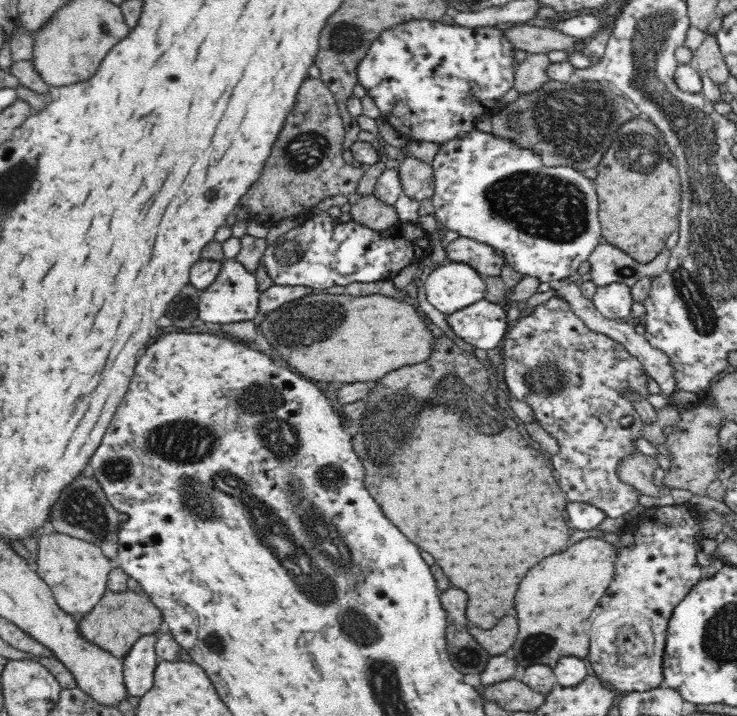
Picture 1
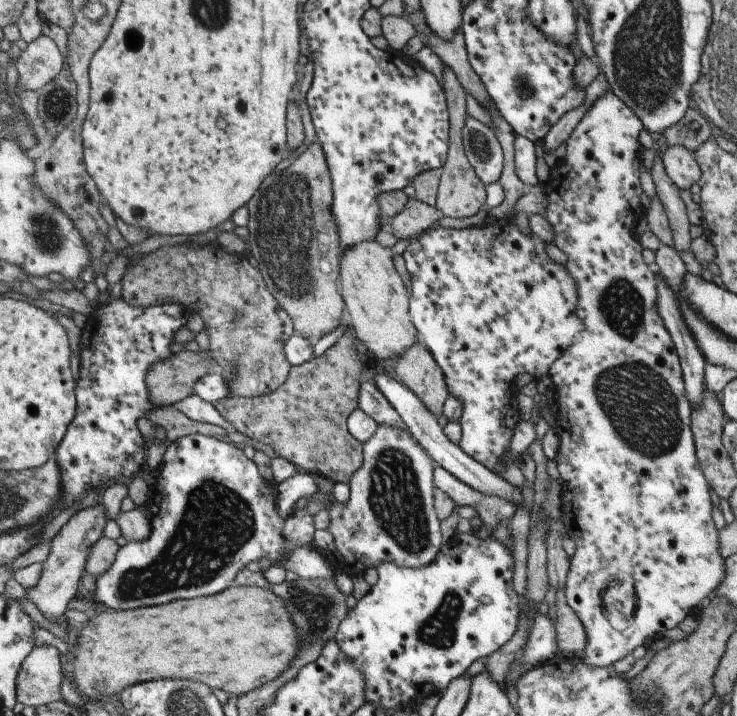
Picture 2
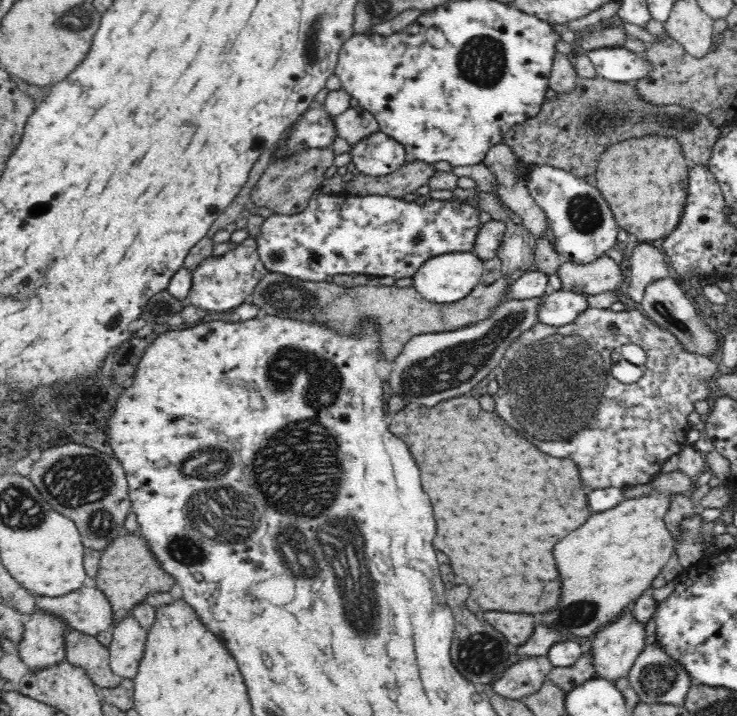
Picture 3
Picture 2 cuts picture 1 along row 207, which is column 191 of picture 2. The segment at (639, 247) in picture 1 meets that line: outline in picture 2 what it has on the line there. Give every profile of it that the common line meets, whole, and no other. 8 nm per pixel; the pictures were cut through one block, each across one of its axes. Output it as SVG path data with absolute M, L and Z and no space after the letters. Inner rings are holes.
M232 586L212 596L178 599L124 612L107 609L100 614L92 614L82 628L78 644L72 652L74 666L70 678L78 692L90 698L100 698L104 694L116 695L132 684L160 678L198 680L210 688L220 688L228 695L239 698L278 678L292 664L298 652L298 642L300 634L296 624L290 618L290 612L286 612L284 602L280 606L280 596L272 594L272 589Z

